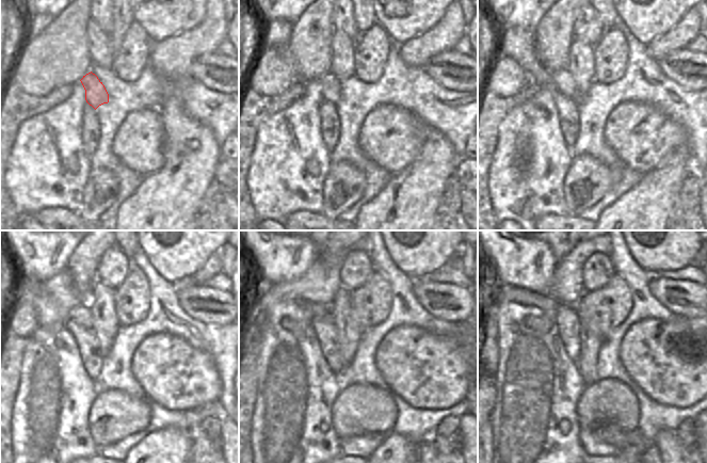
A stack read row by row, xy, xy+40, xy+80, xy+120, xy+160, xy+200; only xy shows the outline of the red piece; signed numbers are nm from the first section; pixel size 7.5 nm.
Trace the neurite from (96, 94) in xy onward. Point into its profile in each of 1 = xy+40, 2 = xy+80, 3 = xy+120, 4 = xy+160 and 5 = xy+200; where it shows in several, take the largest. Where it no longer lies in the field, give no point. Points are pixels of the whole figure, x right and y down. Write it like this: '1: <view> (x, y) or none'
1: xy+40 (331, 84)
2: xy+80 (563, 80)
3: xy+120 (81, 314)
4: xy+160 (319, 310)
5: xy+200 (501, 293)

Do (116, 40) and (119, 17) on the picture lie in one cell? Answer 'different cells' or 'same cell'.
same cell

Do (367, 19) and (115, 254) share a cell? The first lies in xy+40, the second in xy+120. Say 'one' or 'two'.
two

